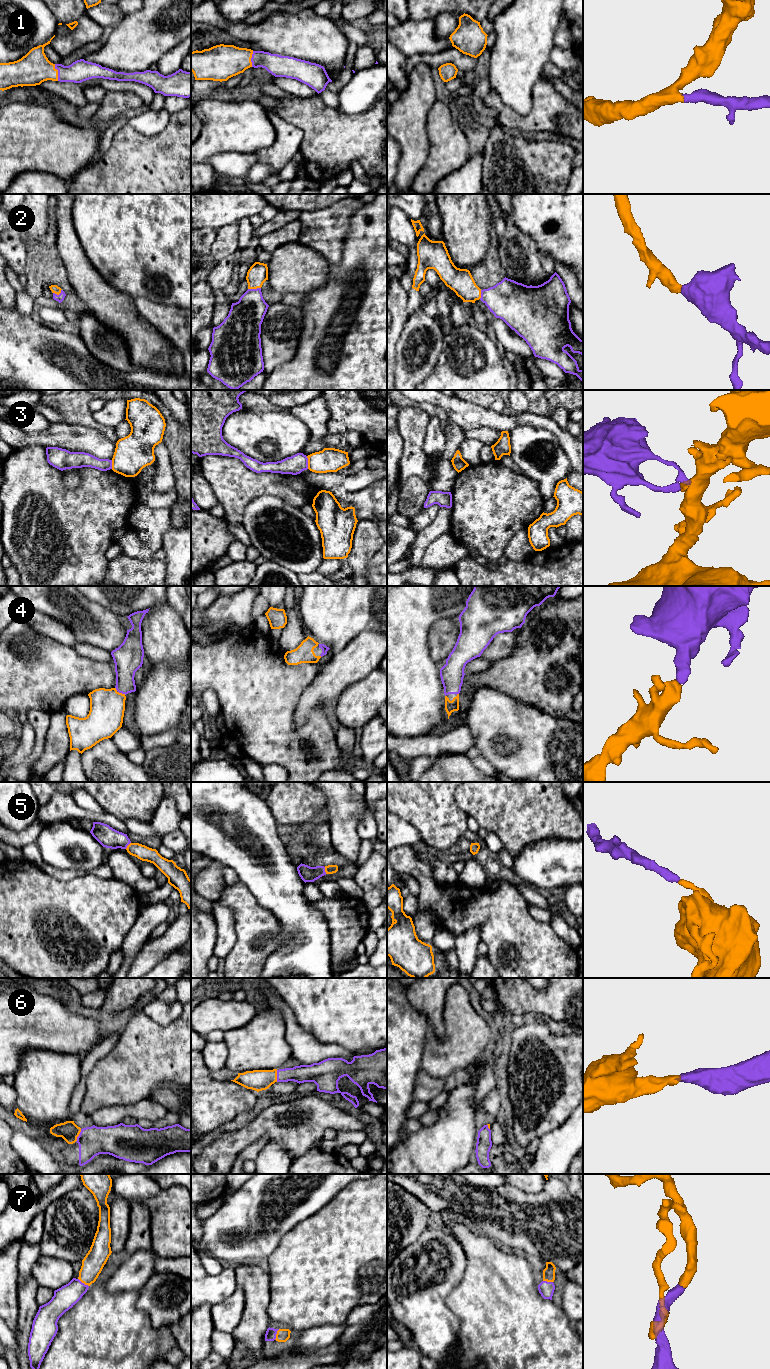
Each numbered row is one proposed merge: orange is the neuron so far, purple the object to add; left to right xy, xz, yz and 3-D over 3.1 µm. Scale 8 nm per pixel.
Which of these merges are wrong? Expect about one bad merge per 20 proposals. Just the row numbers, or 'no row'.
3

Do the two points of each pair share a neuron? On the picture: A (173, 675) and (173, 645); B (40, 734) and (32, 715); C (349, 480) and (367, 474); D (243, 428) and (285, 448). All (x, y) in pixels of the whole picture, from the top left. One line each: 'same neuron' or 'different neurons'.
A: different neurons
B: same neuron
C: same neuron
D: same neuron

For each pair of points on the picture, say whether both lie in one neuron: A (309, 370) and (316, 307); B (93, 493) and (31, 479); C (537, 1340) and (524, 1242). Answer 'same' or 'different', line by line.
A: same
B: same
C: different

